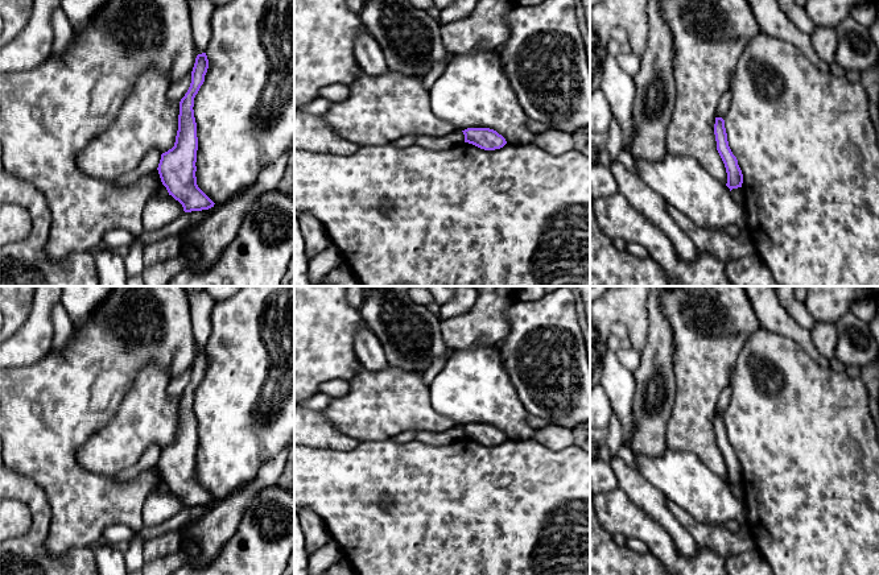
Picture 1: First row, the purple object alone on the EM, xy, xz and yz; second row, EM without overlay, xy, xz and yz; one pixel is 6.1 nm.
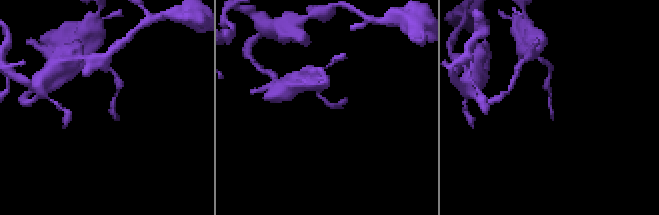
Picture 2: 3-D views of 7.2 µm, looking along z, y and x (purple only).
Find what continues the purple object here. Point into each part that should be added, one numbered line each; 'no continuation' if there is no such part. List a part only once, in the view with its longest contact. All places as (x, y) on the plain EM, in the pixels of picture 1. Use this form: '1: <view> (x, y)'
no continuation

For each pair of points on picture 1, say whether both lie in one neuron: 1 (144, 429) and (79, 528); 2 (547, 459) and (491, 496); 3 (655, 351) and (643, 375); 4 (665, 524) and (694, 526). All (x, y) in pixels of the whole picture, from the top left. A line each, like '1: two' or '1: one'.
1: two
2: one
3: one
4: two

